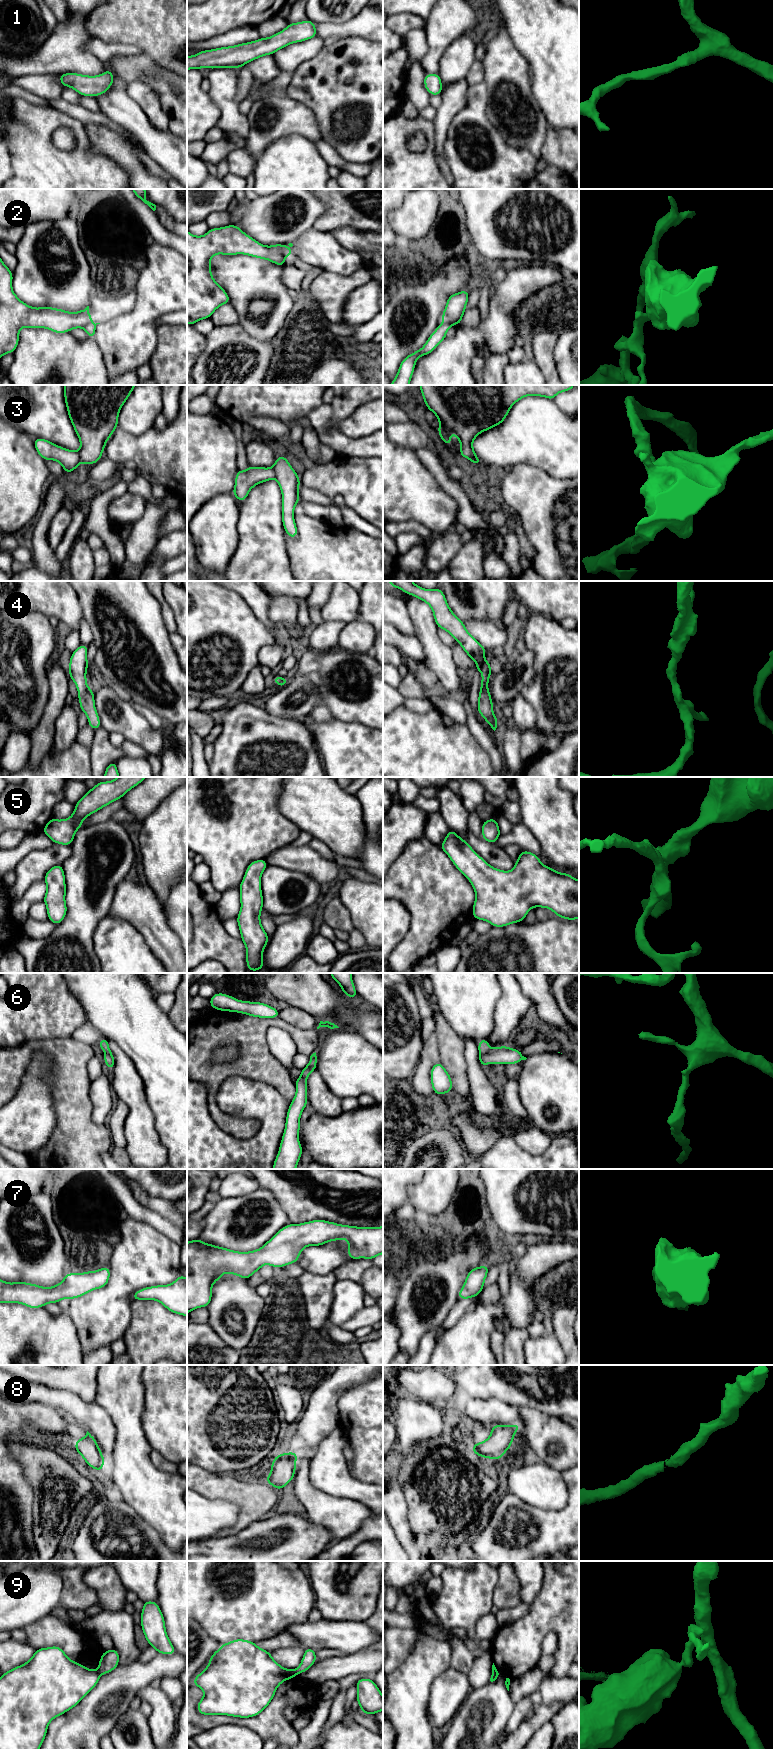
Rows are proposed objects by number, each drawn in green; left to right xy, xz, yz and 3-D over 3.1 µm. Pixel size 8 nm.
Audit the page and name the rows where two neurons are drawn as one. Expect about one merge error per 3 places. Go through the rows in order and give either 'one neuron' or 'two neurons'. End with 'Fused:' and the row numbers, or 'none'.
1: one neuron
2: two neurons
3: two neurons
4: one neuron
5: one neuron
6: one neuron
7: one neuron
8: one neuron
9: two neurons
Fused: 2, 3, 9

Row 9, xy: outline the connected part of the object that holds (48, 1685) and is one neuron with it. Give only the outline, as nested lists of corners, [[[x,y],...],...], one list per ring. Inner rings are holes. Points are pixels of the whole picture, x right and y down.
[[[58,1646],[36,1649],[33,1656],[25,1663],[17,1666],[0,1677],[0,1749],[40,1749],[46,1737],[49,1723],[76,1705],[98,1684],[100,1674],[96,1670],[88,1669],[80,1663],[72,1661]]]

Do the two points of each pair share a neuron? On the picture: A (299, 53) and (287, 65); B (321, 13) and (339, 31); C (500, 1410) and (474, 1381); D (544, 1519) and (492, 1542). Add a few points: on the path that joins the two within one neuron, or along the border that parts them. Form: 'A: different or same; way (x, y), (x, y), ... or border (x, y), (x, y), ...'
A: same; way (296, 56), (290, 62)
B: different; border (353, 16), (343, 22), (315, 22)
C: different; border (470, 1396), (497, 1398), (513, 1405)
D: same; way (531, 1530), (529, 1532), (516, 1532), (505, 1542)

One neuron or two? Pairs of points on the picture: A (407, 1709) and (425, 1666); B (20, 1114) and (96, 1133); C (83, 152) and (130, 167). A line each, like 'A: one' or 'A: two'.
A: one
B: two
C: two

